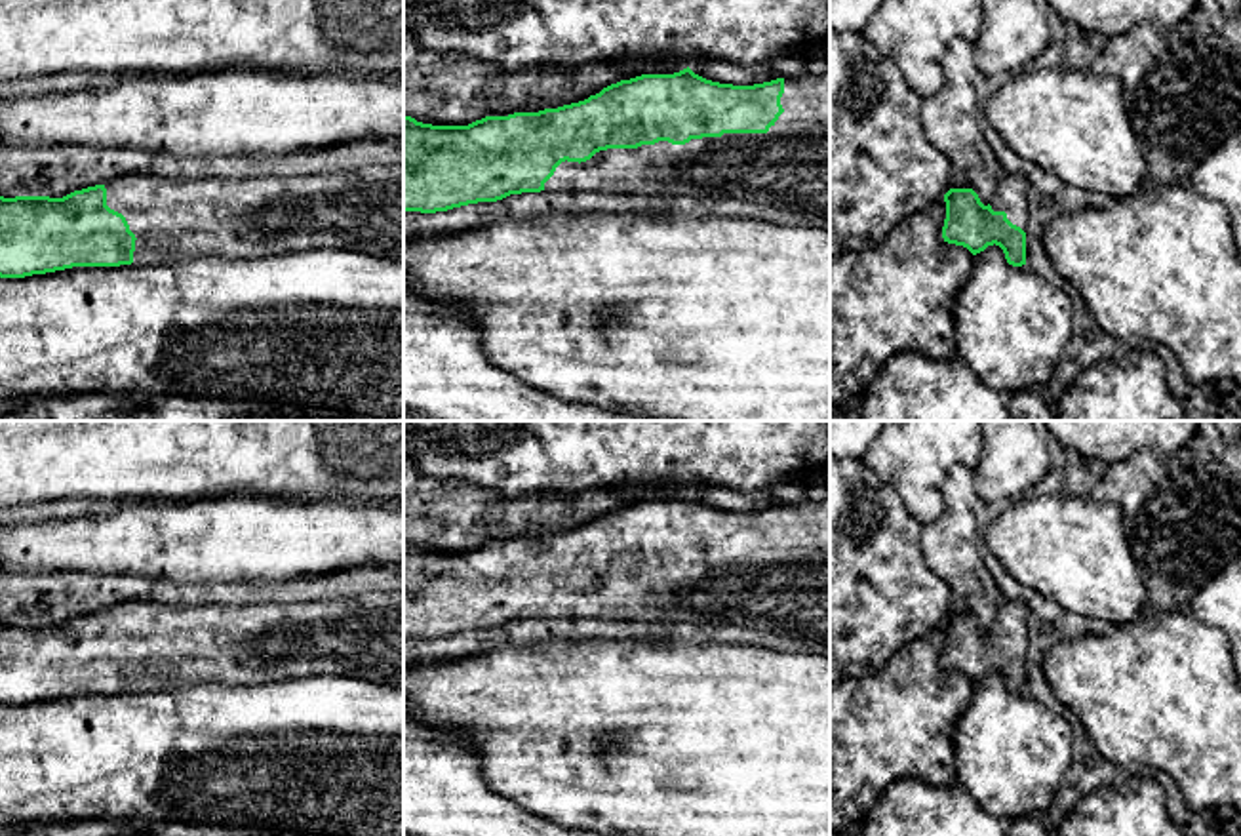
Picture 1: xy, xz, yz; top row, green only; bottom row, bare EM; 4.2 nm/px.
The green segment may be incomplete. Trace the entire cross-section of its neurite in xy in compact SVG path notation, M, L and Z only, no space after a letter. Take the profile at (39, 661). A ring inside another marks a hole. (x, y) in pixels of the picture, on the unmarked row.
M404 590L244 606L129 600L63 625L0 623L0 705L72 693L147 691L162 682L253 686L314 674L354 676L404 689Z

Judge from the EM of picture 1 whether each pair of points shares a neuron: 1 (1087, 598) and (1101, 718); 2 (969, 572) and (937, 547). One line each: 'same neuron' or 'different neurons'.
1: different neurons
2: same neuron

